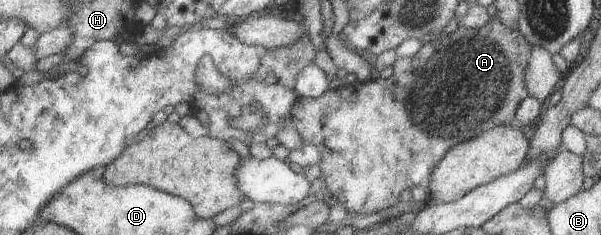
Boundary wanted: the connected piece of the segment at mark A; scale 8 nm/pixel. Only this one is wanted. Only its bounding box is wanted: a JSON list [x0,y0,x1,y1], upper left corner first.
[291,16,531,216]

